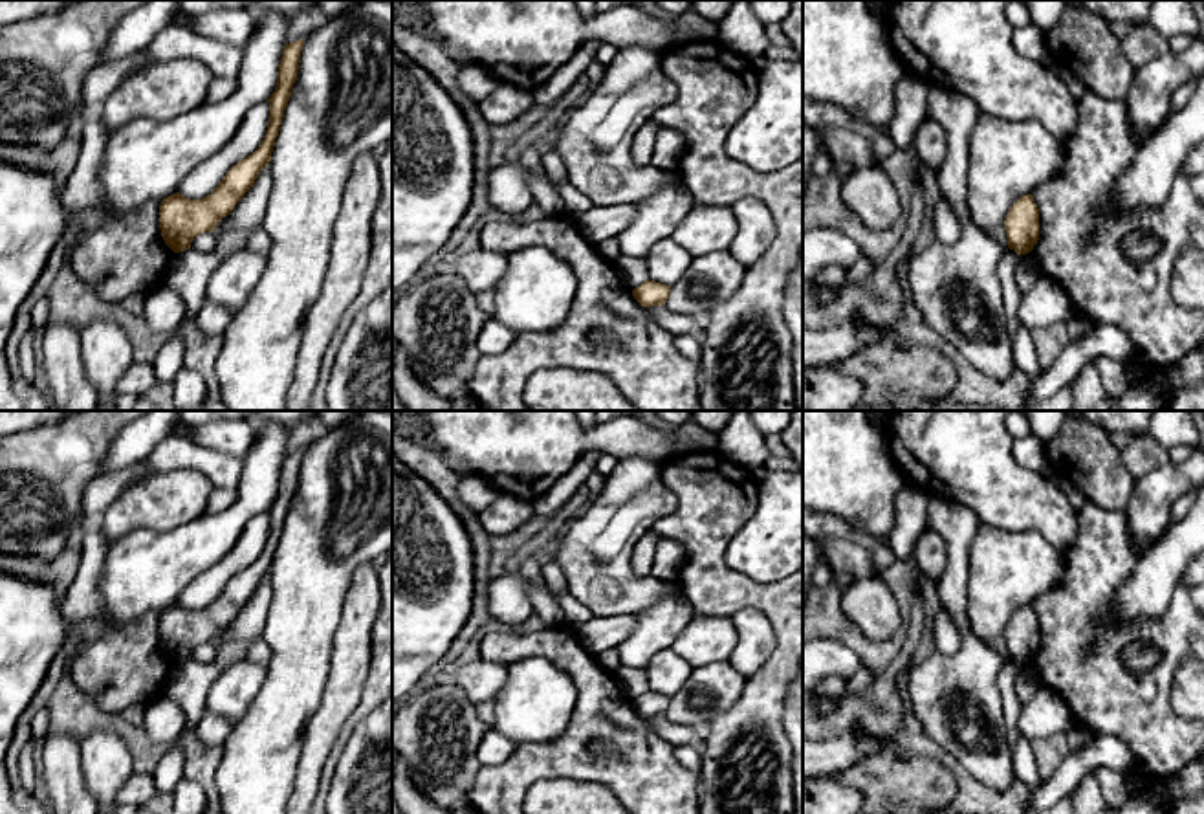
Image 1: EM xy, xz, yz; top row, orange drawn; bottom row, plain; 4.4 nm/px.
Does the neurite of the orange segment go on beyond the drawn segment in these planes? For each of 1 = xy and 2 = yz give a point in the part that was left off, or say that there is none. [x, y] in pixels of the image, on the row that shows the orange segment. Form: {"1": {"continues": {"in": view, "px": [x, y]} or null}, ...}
{"1": {"continues": null}, "2": {"continues": null}}

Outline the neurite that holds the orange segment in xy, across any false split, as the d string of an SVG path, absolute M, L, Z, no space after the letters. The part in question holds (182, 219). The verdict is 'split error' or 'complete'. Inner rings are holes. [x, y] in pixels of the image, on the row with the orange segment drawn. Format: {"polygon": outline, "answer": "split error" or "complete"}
{"polygon": "M306 38L290 42L282 51L277 88L268 99L269 125L258 148L233 165L220 185L205 198L191 200L180 192L163 198L159 205L159 229L165 244L174 253L189 249L200 233L214 231L218 222L227 216L253 187L262 169L269 165L284 110L297 81L304 40Z", "answer": "complete"}

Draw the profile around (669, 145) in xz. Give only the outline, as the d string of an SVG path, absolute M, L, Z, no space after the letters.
M662 126L656 134L651 165L663 172L676 172L684 150L684 138L674 130Z

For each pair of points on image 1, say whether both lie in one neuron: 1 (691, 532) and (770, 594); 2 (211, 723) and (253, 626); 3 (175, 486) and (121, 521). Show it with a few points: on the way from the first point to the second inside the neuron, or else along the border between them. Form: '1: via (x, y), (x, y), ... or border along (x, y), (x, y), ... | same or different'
1: via (704, 554), (739, 591), (748, 593) | same
2: border along (206, 710), (193, 730) | different
3: via (162, 499), (134, 508) | same

